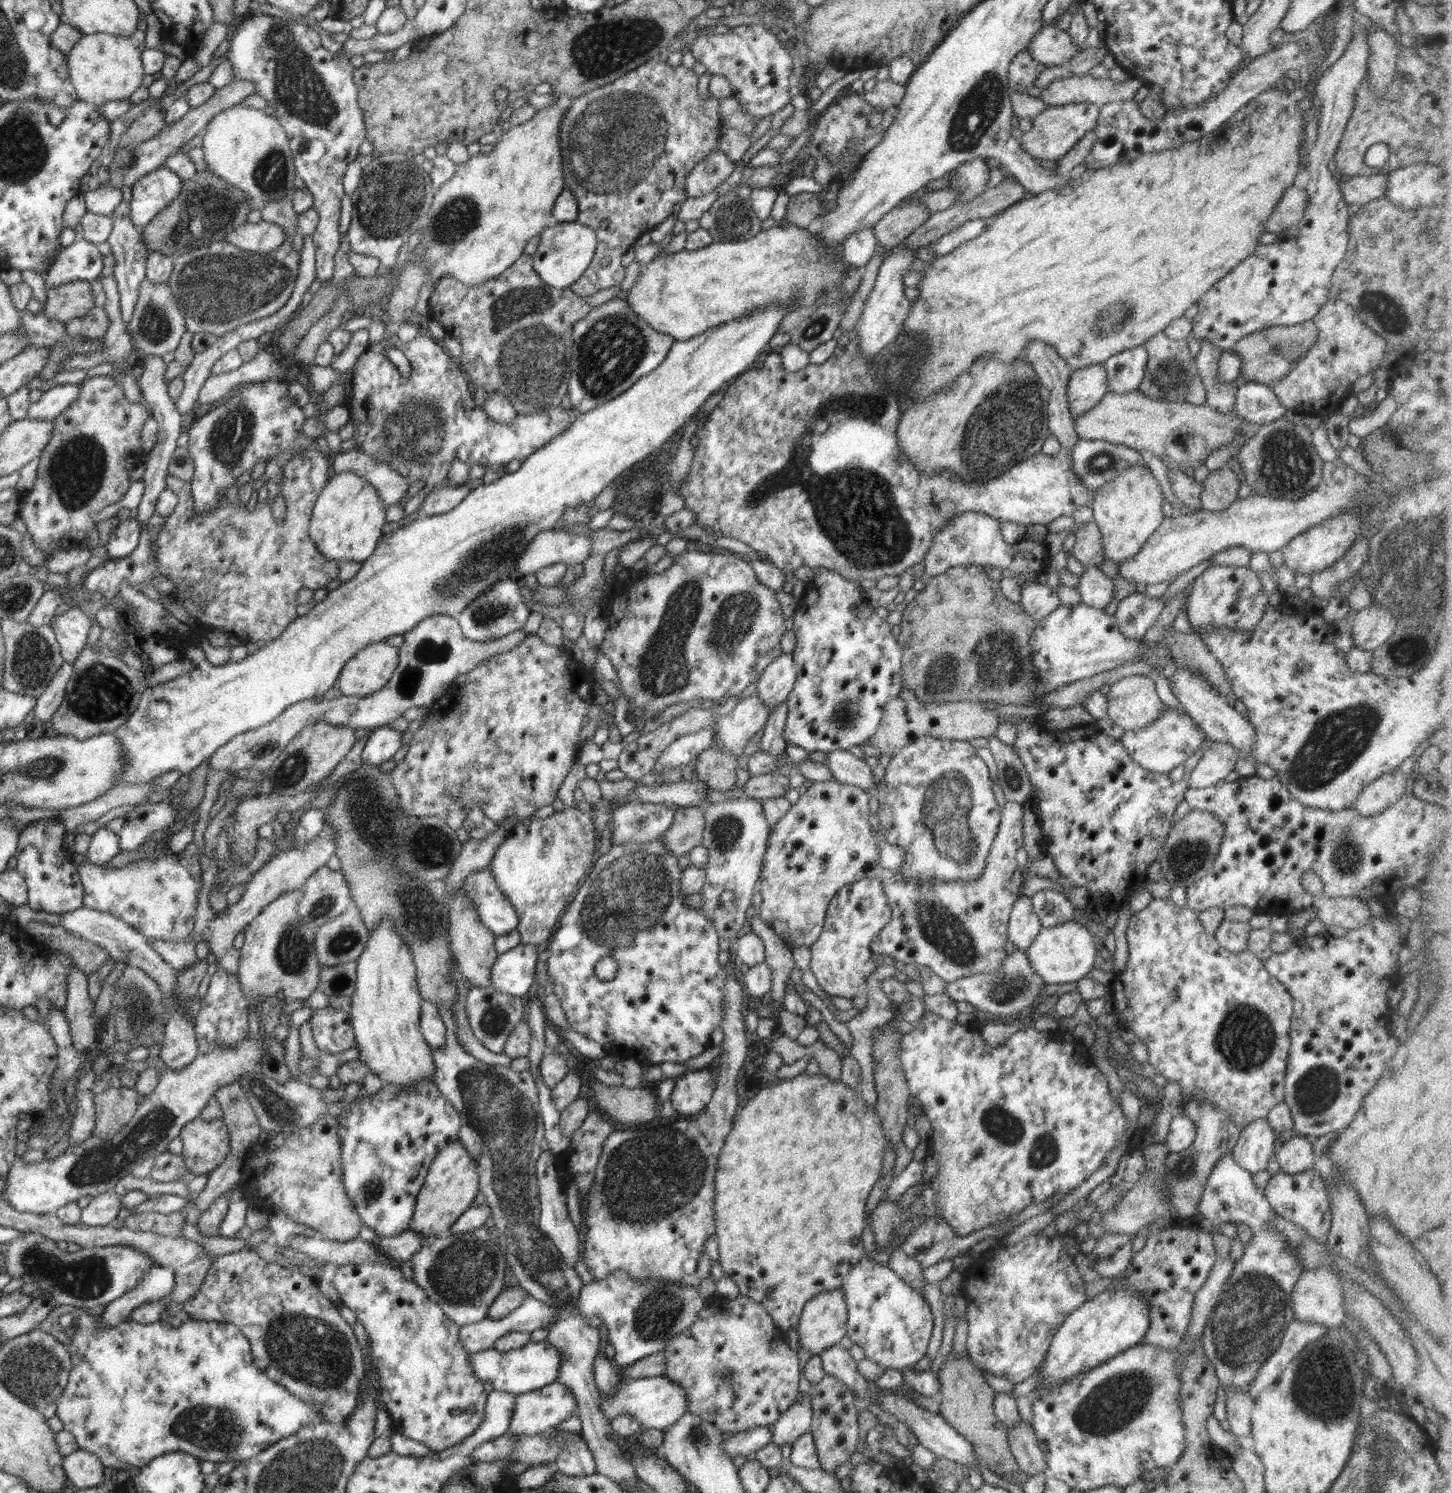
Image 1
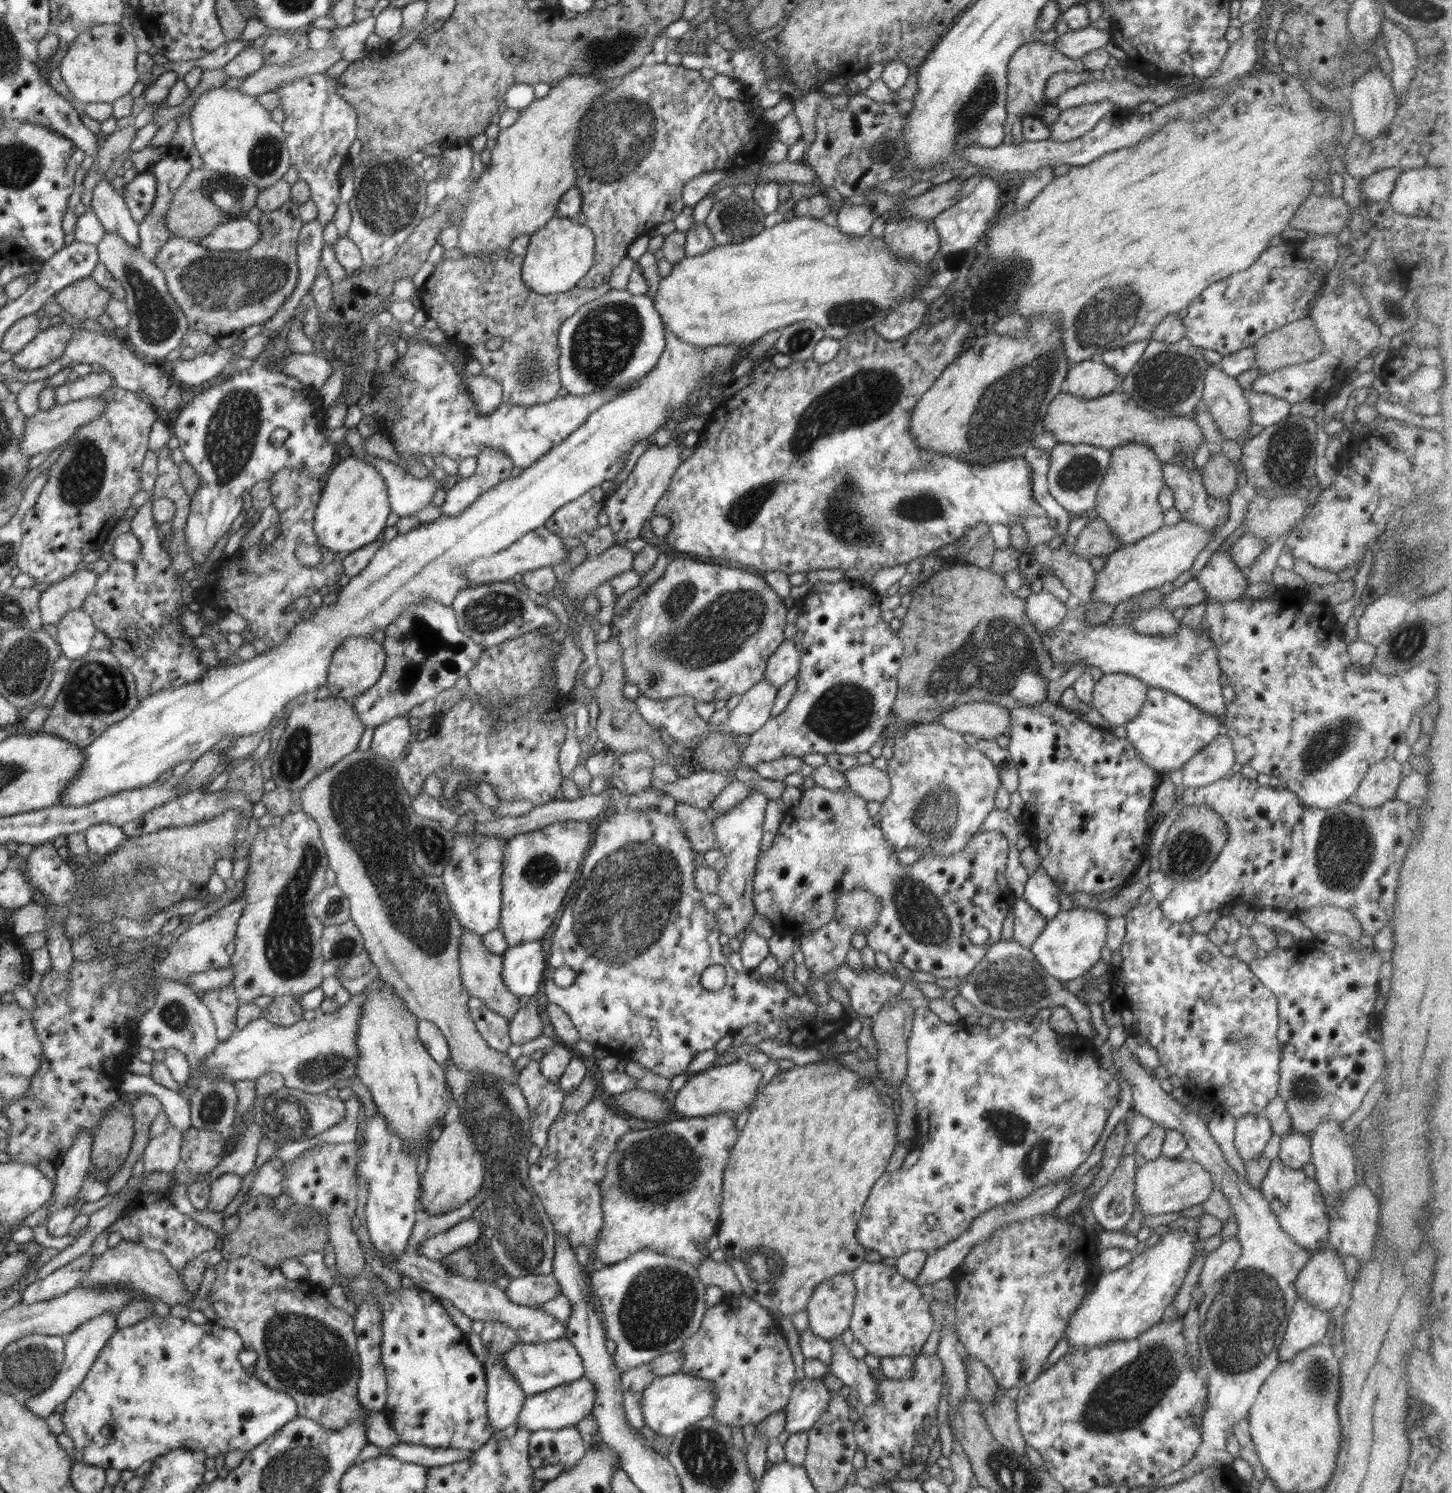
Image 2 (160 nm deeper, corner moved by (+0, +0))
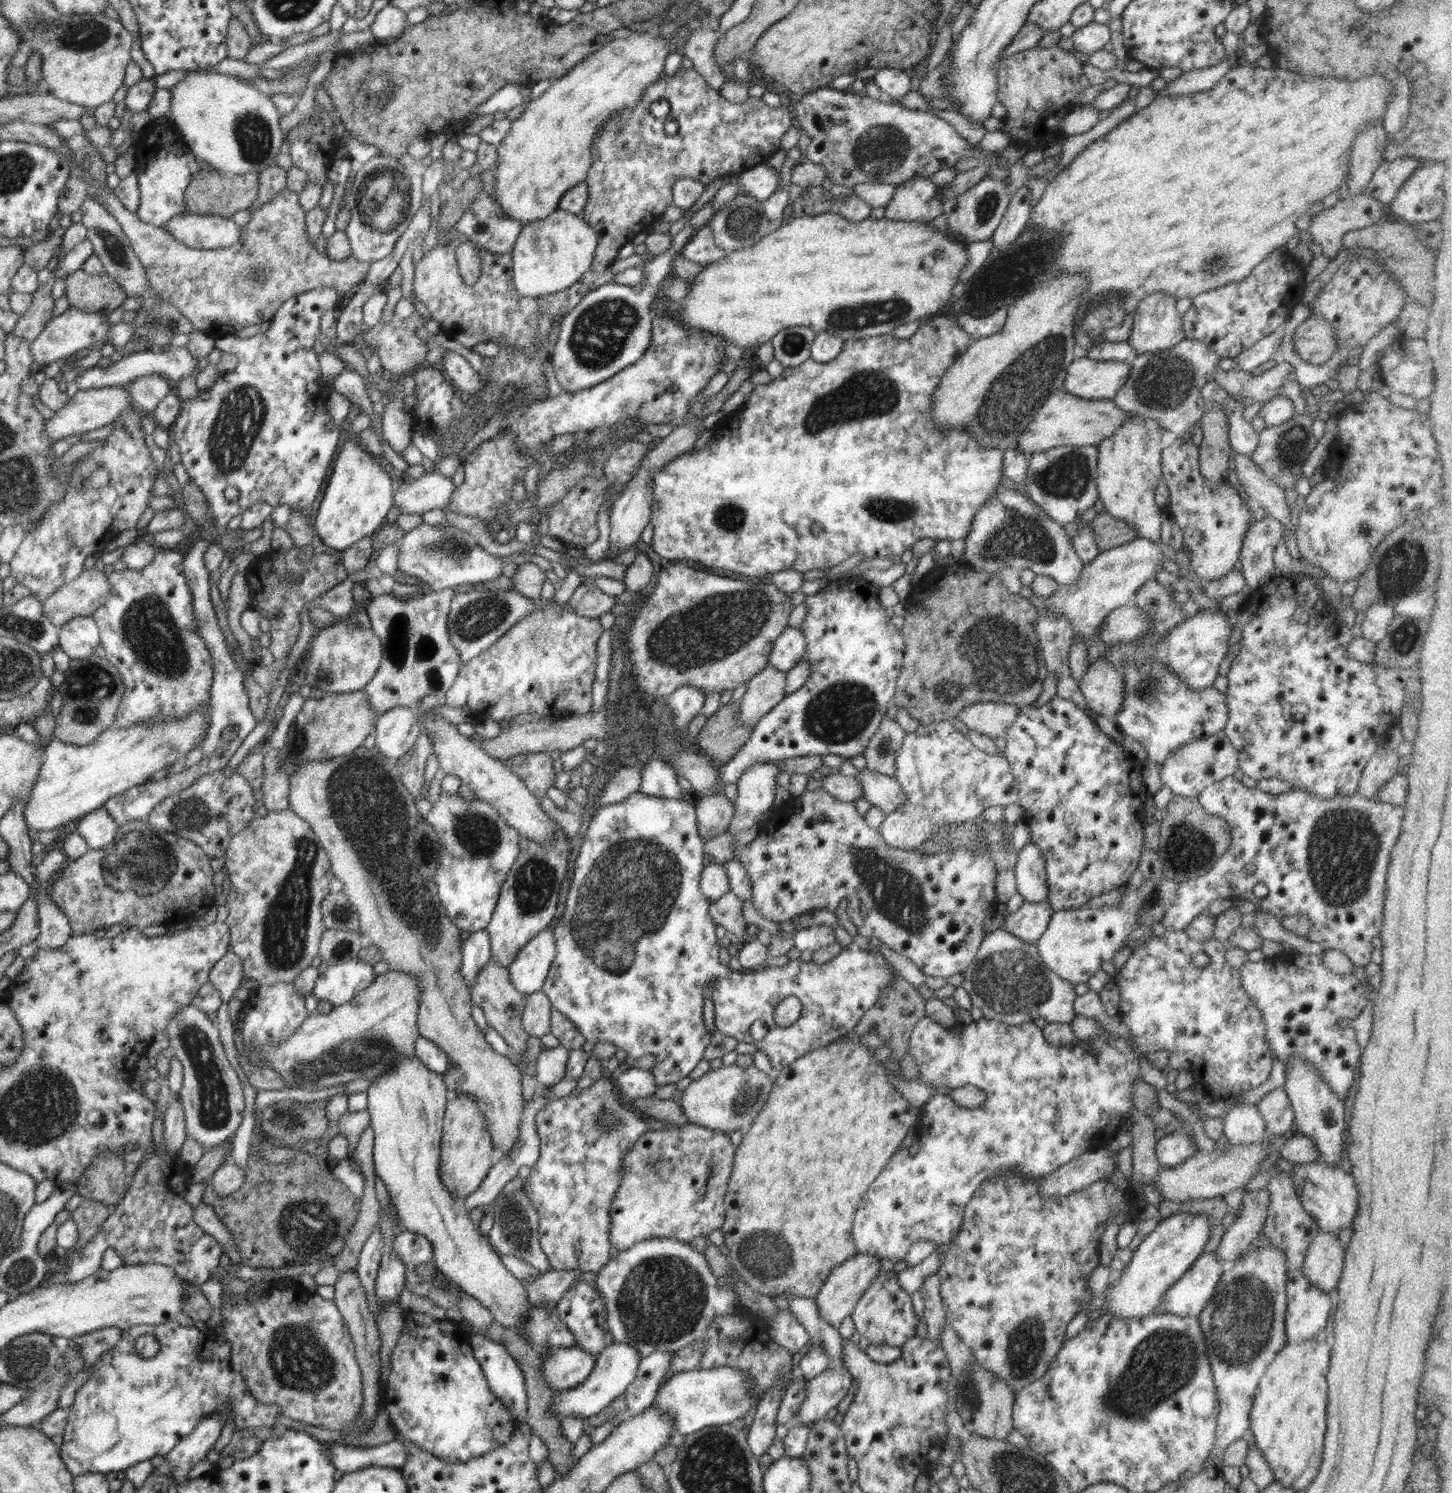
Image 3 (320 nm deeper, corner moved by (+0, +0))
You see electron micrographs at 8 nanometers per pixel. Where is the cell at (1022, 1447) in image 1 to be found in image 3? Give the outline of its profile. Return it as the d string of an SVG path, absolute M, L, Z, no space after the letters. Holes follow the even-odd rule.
M976 1363L967 1371L952 1372L951 1383L957 1385L953 1398L956 1410L964 1423L964 1428L971 1434L986 1438L1006 1441L1013 1428L1012 1409L1015 1401L1015 1391L996 1374L986 1370L980 1363Z

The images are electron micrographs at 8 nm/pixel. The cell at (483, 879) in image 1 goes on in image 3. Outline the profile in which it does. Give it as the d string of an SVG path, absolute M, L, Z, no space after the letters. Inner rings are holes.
M441 792L434 808L424 819L438 833L441 842L440 866L434 881L448 918L462 931L476 932L487 927L498 902L502 883L520 852L521 836L500 818L500 814L478 797L466 801L458 793Z

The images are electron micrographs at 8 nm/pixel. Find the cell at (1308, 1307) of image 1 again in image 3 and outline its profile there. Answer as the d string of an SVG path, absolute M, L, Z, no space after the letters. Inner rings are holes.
M1320 1229L1306 1249L1302 1272L1316 1290L1331 1296L1339 1286L1344 1257L1339 1238Z

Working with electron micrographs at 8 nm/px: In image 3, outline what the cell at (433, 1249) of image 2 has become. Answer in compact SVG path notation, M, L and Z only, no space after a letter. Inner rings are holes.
M412 1231L398 1233L393 1240L393 1246L398 1258L407 1266L433 1261L433 1246L431 1241Z

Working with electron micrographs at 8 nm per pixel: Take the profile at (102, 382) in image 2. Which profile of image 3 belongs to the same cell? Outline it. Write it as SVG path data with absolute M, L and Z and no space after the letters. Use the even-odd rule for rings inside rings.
M170 346L163 349L156 347L136 351L135 353L128 354L128 356L124 355L118 360L114 359L112 365L106 368L95 366L86 369L75 381L80 390L99 389L109 386L126 387L134 380L137 380L137 378L148 376L149 374L160 374L170 380L170 382L174 382L193 375L198 361L199 357L192 356L186 347Z

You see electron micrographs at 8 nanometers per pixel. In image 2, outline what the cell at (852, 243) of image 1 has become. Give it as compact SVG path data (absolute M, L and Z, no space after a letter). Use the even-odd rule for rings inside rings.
M868 204L838 205L838 228L849 237L864 236L872 226L875 215Z

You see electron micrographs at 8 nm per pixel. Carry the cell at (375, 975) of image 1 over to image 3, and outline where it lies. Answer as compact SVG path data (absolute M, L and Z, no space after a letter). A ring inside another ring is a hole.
M416 1054L402 1055L391 1070L386 1070L376 1081L372 1081L366 1092L367 1111L374 1130L374 1168L375 1174L384 1182L384 1186L395 1206L404 1228L428 1238L433 1246L433 1261L443 1276L456 1284L466 1295L476 1299L491 1313L494 1320L502 1326L515 1330L522 1338L527 1334L523 1329L521 1318L533 1304L526 1296L524 1284L521 1283L502 1264L500 1255L492 1248L489 1240L470 1219L464 1198L449 1193L439 1175L440 1141L443 1131L443 1118L448 1104L448 1088L440 1075L430 1070Z

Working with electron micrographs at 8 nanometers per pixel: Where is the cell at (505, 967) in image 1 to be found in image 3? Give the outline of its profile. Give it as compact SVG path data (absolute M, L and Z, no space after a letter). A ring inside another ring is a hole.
M546 927L518 951L507 968L514 988L525 995L540 991L555 954L553 929Z

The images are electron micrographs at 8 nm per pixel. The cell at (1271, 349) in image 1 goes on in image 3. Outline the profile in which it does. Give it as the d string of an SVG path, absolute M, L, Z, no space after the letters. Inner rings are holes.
M1311 314L1296 328L1296 354L1307 363L1319 365L1326 362L1337 349L1331 326L1320 315Z

